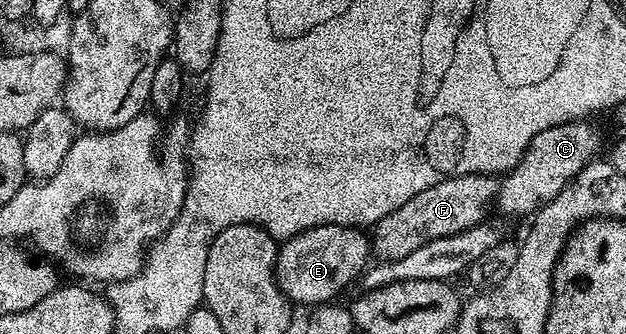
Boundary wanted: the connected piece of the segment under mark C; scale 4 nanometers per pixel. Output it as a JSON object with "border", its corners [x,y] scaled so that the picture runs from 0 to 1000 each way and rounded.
{"border":[[[906,362],[888,380],[872,383],[848,419],[835,467],[797,545],[794,563],[794,629],[808,644],[855,641],[867,617],[887,605],[896,572],[919,539],[947,485],[946,473],[962,434],[957,392],[939,362]]]}

